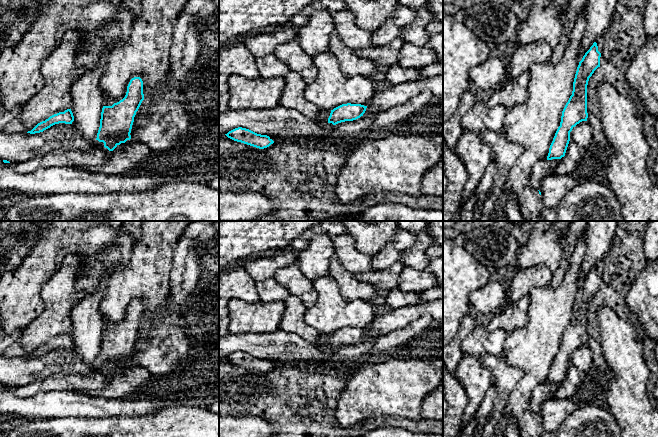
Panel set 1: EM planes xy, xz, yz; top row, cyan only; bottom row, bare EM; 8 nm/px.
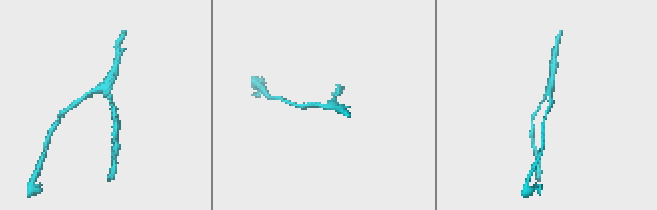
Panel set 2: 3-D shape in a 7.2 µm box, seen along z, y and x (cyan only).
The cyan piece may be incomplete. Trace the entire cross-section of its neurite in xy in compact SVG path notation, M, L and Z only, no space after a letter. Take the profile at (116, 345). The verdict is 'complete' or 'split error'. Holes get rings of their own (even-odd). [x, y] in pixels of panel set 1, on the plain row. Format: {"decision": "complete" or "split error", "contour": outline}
{"decision": "complete", "contour": "M134 301L122 324L112 330L103 330L96 364L103 366L109 375L130 364L134 341L143 324L143 305Z"}

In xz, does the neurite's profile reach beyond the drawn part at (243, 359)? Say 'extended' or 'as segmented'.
as segmented

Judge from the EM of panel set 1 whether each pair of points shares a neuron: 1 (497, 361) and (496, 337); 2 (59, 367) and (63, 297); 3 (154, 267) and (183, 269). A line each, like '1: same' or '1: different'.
1: different
2: different
3: different

